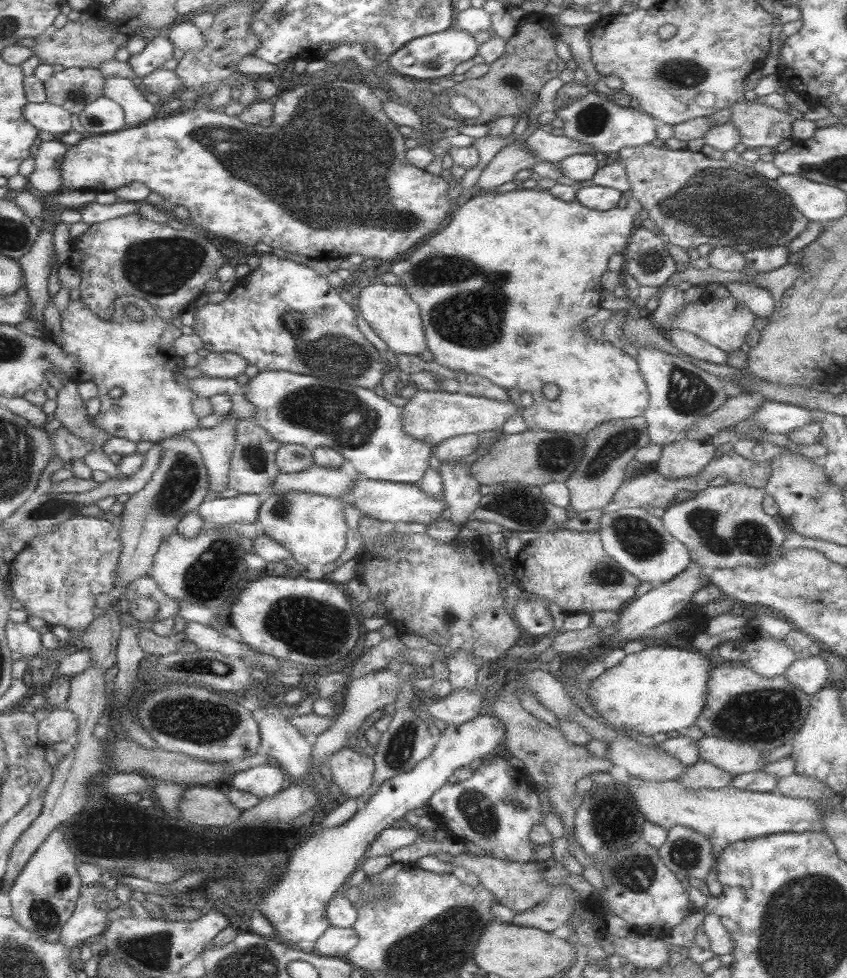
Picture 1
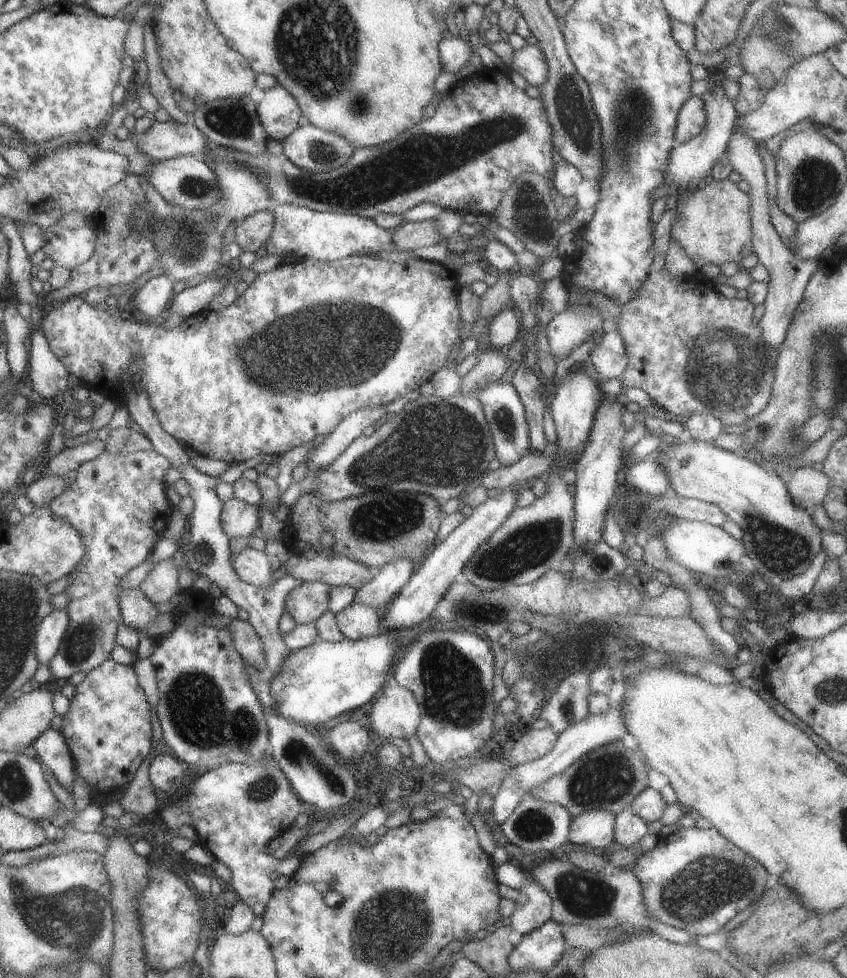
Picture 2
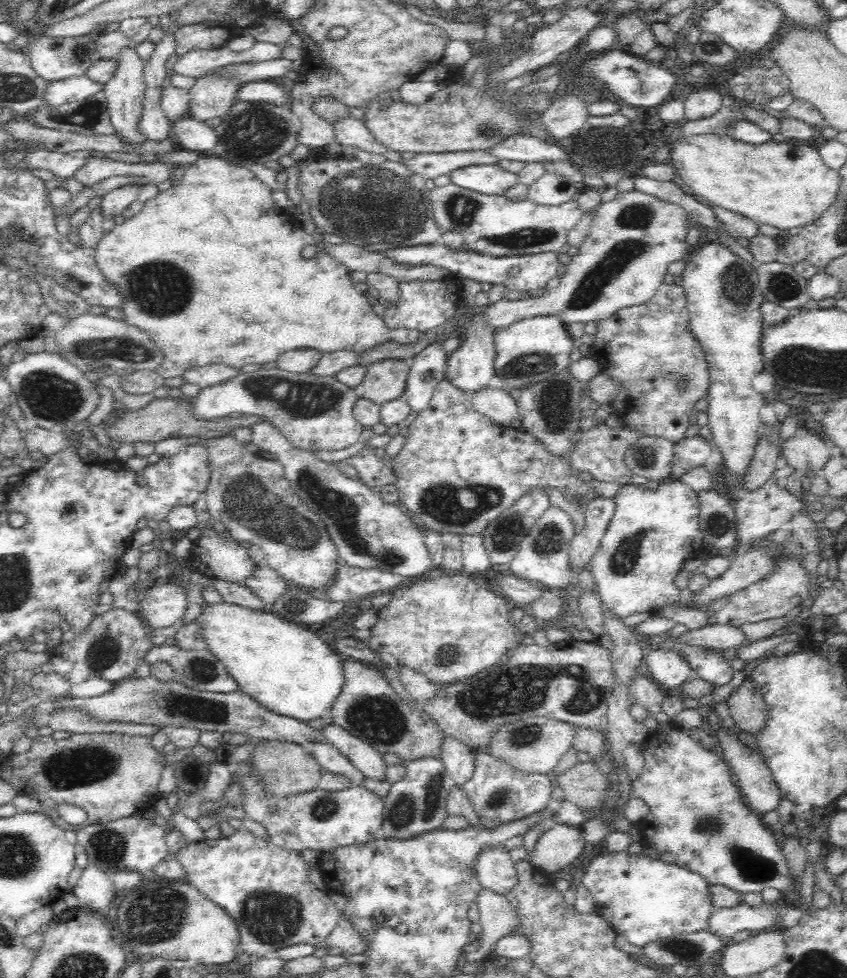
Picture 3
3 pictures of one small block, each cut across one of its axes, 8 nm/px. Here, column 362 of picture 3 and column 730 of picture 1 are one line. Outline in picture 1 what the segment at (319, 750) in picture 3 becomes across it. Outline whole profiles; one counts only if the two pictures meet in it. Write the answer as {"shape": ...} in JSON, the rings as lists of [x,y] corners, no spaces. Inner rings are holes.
{"shape":[[[695,762],[687,768],[687,772],[683,776],[677,778],[679,784],[683,784],[683,788],[709,788],[709,790],[717,790],[717,788],[725,788],[731,782],[731,774],[719,770],[717,766],[709,764],[709,762]]]}

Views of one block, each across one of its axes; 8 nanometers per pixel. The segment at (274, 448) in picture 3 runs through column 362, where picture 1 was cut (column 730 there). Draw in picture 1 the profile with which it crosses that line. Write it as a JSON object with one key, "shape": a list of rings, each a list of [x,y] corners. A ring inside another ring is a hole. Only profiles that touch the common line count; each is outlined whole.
{"shape":[[[723,484],[713,488],[709,486],[695,498],[669,506],[661,516],[661,524],[667,536],[685,546],[691,562],[695,562],[707,578],[719,568],[763,568],[765,564],[771,564],[773,560],[781,558],[785,542],[785,534],[779,530],[773,518],[767,516],[761,508],[763,496],[763,488],[751,488],[741,484]]]}

